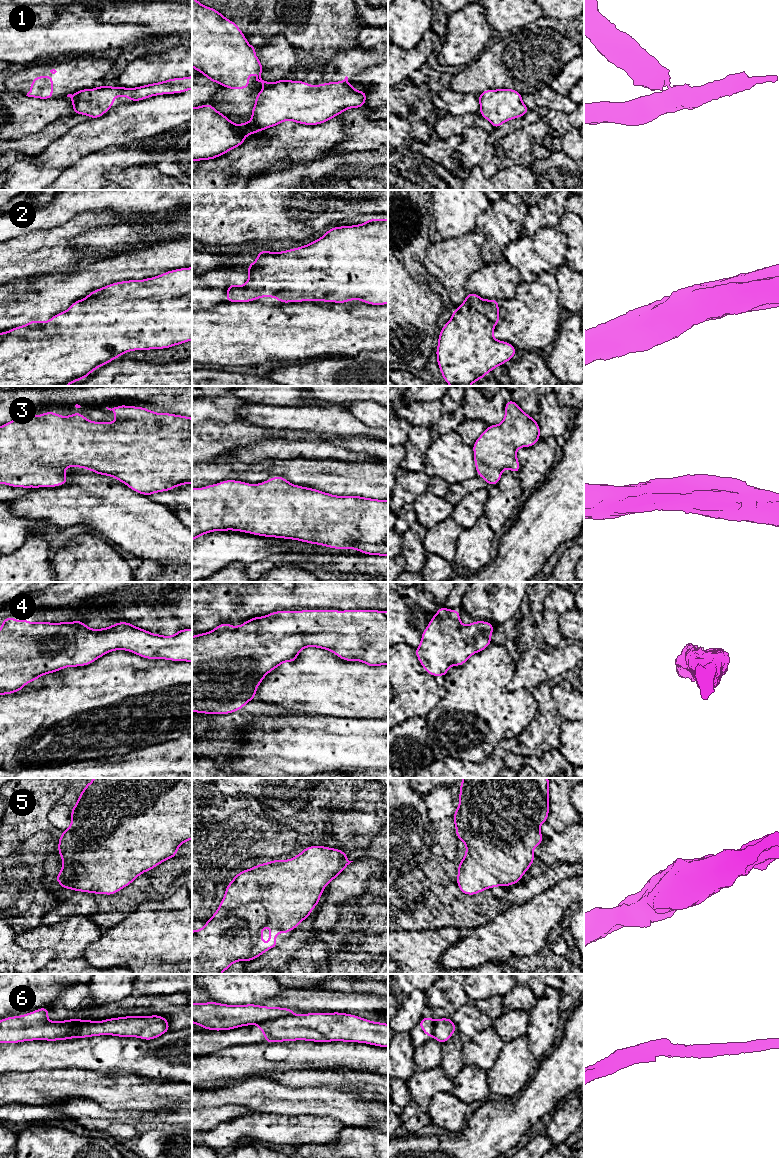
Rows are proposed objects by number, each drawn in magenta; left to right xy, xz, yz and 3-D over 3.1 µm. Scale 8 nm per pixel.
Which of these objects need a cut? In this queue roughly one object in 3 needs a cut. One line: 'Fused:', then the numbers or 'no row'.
Fused: 1, 6

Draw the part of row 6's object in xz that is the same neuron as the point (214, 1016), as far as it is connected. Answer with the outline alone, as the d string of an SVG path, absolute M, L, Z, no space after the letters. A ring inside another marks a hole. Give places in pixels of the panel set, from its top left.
M214 1001L192 1003L192 1023L214 1031L259 1024L282 1016L293 1016L293 1013L293 1009L257 1004L228 1005Z

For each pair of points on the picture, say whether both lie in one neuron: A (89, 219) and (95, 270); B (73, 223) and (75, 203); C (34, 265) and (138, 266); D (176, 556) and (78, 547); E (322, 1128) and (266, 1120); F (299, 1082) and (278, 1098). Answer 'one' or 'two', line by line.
A: two
B: two
C: two
D: two
E: one
F: two

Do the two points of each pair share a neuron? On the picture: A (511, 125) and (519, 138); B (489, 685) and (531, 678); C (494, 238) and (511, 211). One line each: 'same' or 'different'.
A: different
B: different
C: same

